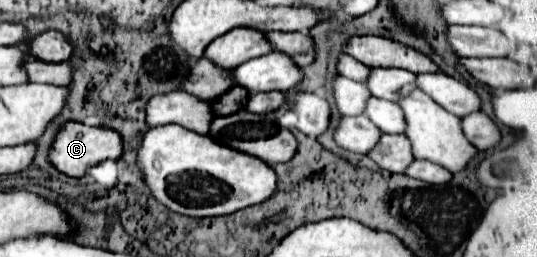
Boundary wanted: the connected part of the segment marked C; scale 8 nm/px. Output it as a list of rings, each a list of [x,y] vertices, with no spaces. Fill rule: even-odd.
[[[68,122],[54,140],[54,148],[50,150],[50,162],[64,172],[66,176],[84,176],[88,168],[104,162],[118,160],[122,156],[122,136],[112,128],[94,128],[78,122]]]

